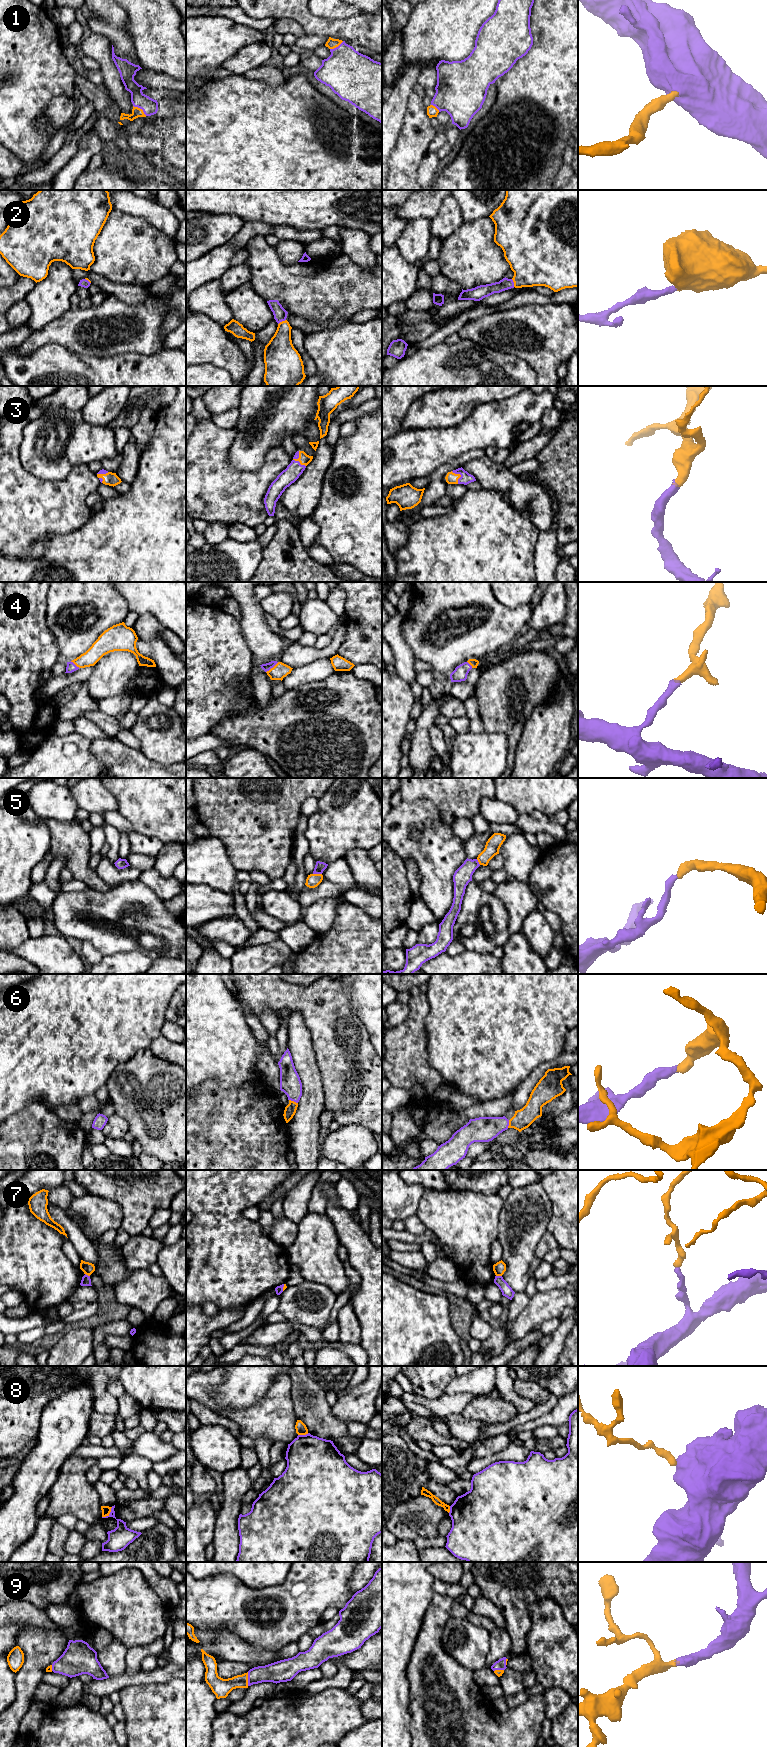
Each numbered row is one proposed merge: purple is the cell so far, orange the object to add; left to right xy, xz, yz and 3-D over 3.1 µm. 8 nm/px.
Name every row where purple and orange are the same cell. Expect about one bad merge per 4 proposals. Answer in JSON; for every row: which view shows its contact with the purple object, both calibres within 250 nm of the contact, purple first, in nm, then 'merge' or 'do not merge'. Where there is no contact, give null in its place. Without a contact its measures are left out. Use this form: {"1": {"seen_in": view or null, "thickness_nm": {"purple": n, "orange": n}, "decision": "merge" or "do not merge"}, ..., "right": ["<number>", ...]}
{"1": {"seen_in": "xy", "thickness_nm": {"purple": 130, "orange": 80}, "decision": "merge"}, "2": {"seen_in": "xz", "thickness_nm": {"purple": 110, "orange": 240}, "decision": "merge"}, "3": {"seen_in": "xz", "thickness_nm": {"purple": 130, "orange": 90}, "decision": "merge"}, "4": {"seen_in": "xz", "thickness_nm": {"purple": 70, "orange": 120}, "decision": "merge"}, "5": {"seen_in": "xz", "thickness_nm": {"purple": 80, "orange": 110}, "decision": "merge"}, "6": {"seen_in": "xz", "thickness_nm": {"purple": 170, "orange": 90}, "decision": "merge"}, "7": {"seen_in": "yz", "thickness_nm": {"purple": 90, "orange": 100}, "decision": "do not merge"}, "8": {"seen_in": "xy", "thickness_nm": {"purple": 180, "orange": 70}, "decision": "do not merge"}, "9": {"seen_in": "xz", "thickness_nm": {"purple": 170, "orange": 150}, "decision": "merge"}, "right": ["1", "2", "3", "4", "5", "6", "9"]}

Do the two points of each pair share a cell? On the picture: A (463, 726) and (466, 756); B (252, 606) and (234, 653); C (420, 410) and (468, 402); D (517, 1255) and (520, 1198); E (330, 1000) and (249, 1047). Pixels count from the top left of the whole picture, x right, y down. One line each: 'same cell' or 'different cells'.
A: different cells
B: different cells
C: same cell
D: same cell
E: different cells

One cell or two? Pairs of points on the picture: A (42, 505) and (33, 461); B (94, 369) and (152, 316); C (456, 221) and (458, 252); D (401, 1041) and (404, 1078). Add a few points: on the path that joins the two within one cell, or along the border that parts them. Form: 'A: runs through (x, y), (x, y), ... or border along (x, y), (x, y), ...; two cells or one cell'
A: border along (20, 458), (21, 464), (34, 475), (59, 481); two cells
B: border along (131, 351), (125, 354), (110, 356), (85, 355); two cells
C: border along (464, 221), (441, 243); two cells
D: runs through (404, 1050), (404, 1069); one cell

